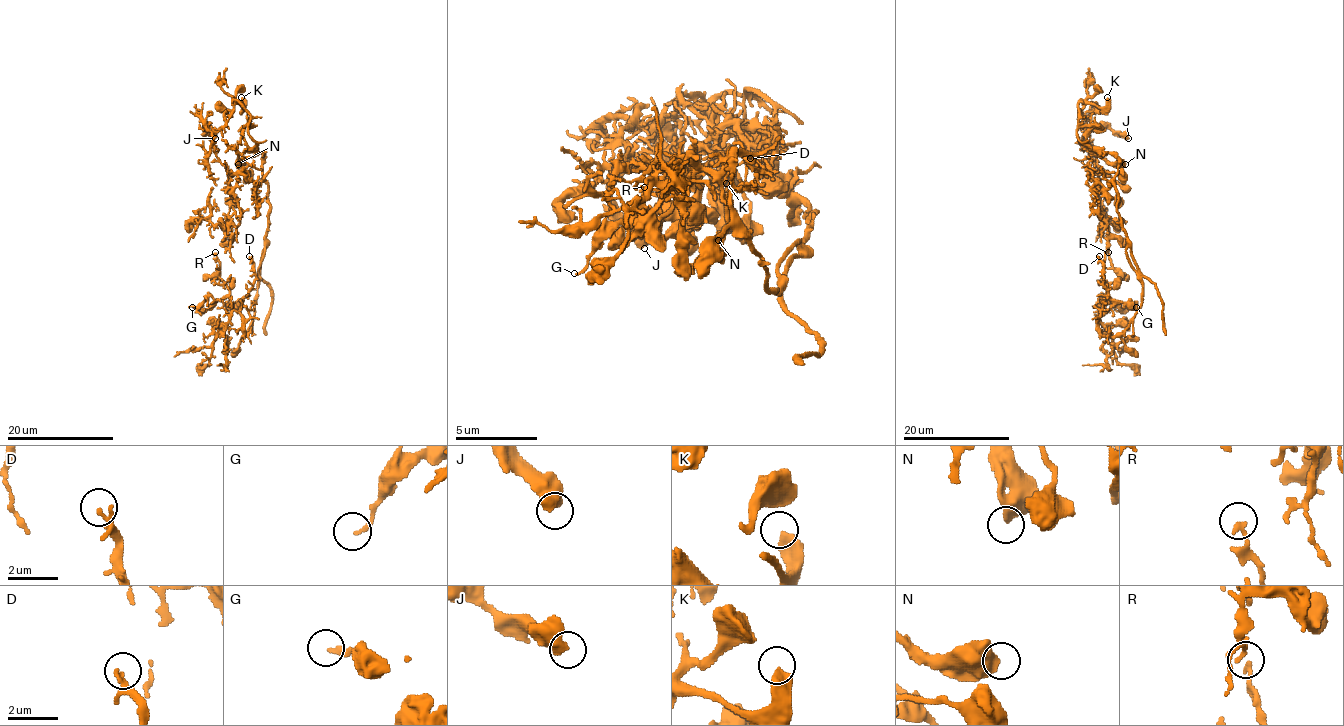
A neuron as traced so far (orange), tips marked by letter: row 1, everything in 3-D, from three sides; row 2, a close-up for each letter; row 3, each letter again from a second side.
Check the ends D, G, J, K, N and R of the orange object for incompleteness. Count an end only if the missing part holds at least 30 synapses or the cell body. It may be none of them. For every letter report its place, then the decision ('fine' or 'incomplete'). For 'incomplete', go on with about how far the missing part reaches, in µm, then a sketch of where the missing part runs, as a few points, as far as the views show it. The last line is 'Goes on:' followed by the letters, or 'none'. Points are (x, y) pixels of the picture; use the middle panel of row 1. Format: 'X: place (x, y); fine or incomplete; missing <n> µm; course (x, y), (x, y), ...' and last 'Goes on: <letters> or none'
D: place (750, 158); fine
G: place (574, 273); fine
J: place (644, 248); fine
K: place (726, 183); fine
N: place (718, 240); fine
R: place (644, 187); fine
Goes on: none

